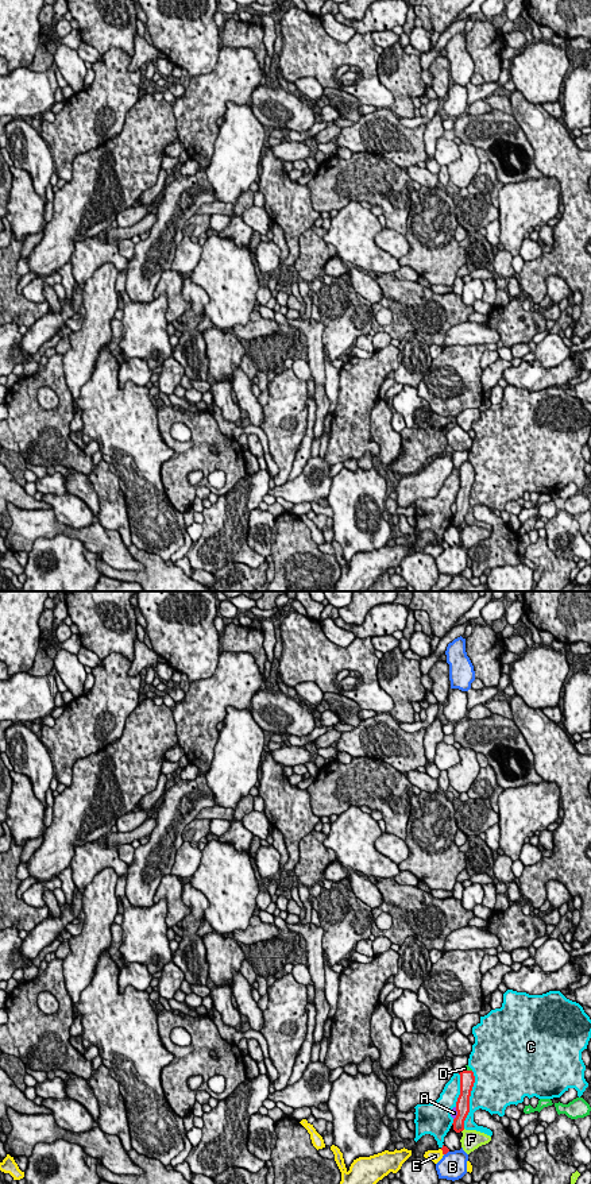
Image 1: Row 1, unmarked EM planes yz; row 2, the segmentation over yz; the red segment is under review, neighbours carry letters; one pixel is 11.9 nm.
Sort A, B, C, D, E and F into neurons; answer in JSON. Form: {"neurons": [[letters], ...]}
{"neurons": [["A"], ["B"], ["C"], ["D"], ["E"], ["F"]]}

